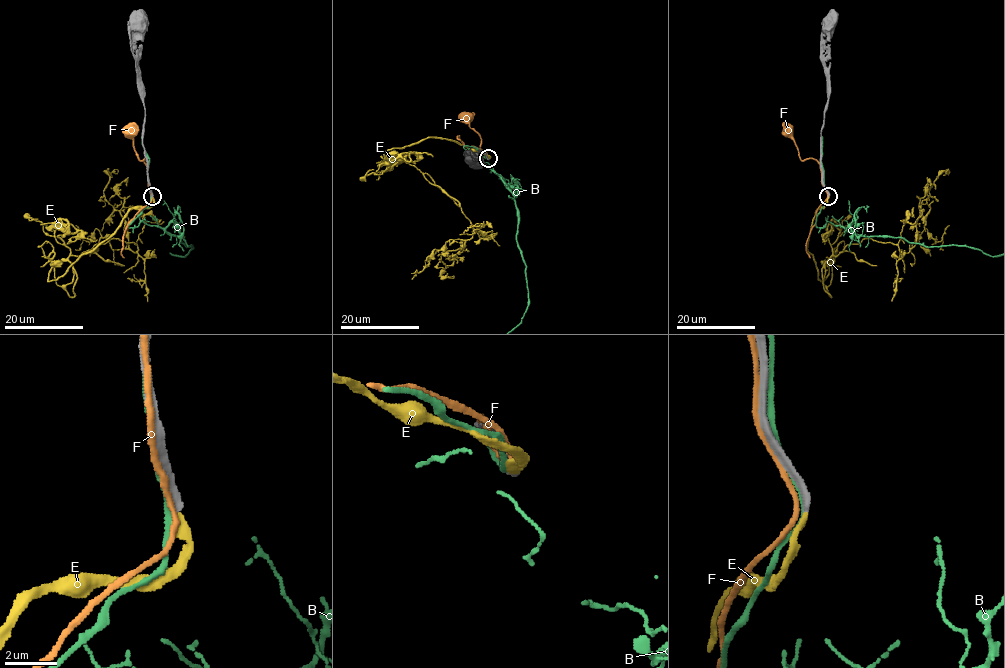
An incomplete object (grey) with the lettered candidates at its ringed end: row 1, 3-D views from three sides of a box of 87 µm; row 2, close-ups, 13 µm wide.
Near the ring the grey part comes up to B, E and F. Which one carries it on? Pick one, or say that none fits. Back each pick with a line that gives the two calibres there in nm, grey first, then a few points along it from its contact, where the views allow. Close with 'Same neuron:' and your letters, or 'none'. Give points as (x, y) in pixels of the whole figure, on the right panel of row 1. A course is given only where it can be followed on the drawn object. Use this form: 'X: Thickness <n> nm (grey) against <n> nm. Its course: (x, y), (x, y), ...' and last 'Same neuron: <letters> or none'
E: Thickness 280 nm (grey) against 280 nm. Its course: (829, 197), (807, 246), (823, 281), (848, 244), (912, 247), (921, 203), (946, 171)
Same neuron: E

